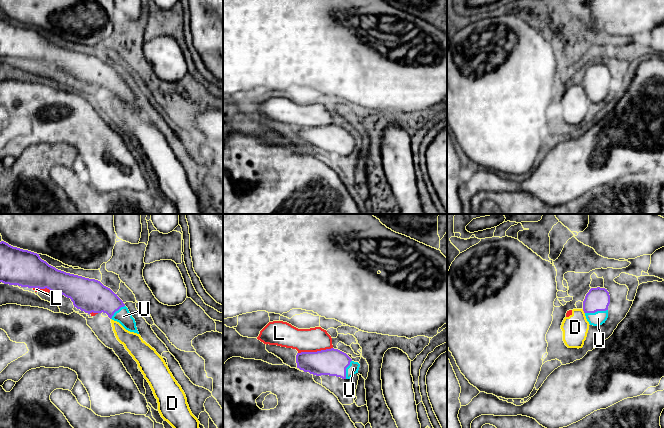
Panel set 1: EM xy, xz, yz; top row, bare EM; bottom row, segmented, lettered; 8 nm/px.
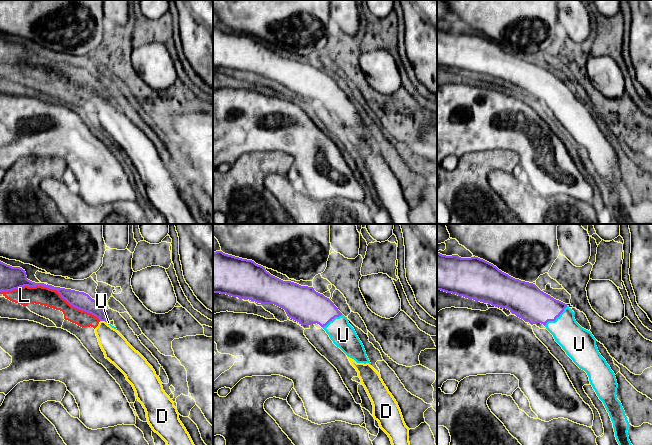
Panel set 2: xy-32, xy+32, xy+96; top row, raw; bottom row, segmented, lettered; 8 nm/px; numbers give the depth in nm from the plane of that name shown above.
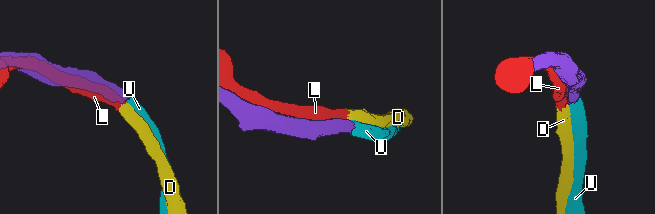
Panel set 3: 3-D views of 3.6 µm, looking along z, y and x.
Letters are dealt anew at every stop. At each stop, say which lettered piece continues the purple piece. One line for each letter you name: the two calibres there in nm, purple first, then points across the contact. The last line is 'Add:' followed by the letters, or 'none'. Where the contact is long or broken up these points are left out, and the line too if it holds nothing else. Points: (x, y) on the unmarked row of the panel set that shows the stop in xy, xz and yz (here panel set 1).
U: Thickness 190 nm (purple) against 110 nm. Path across: yz (597, 75), (596, 87), (598, 94)
Add: U

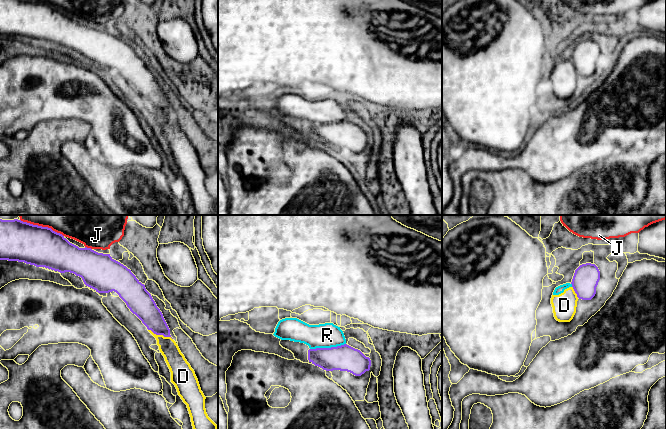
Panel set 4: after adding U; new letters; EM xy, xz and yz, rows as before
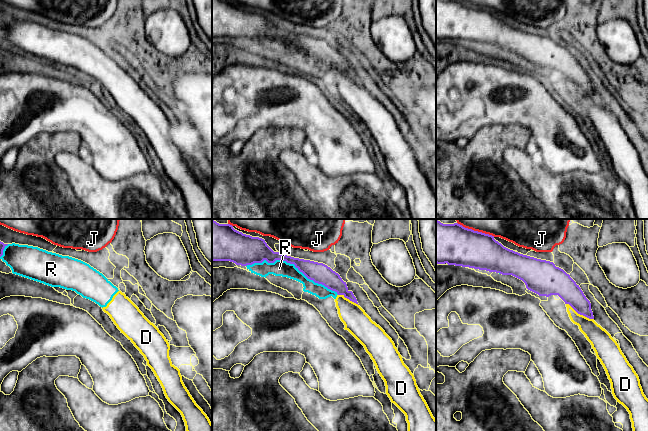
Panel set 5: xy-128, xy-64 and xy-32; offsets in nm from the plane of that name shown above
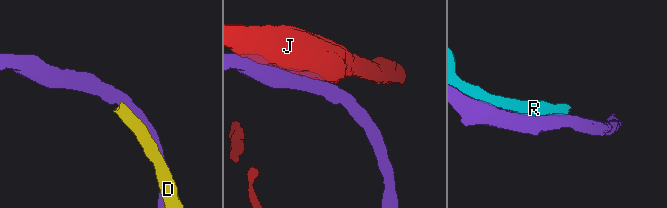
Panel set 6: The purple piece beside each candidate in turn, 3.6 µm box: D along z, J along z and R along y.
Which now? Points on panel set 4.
Add: none

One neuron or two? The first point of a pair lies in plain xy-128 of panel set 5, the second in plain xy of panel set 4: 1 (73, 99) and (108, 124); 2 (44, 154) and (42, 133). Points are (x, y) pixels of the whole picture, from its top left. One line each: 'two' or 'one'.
1: one
2: one

